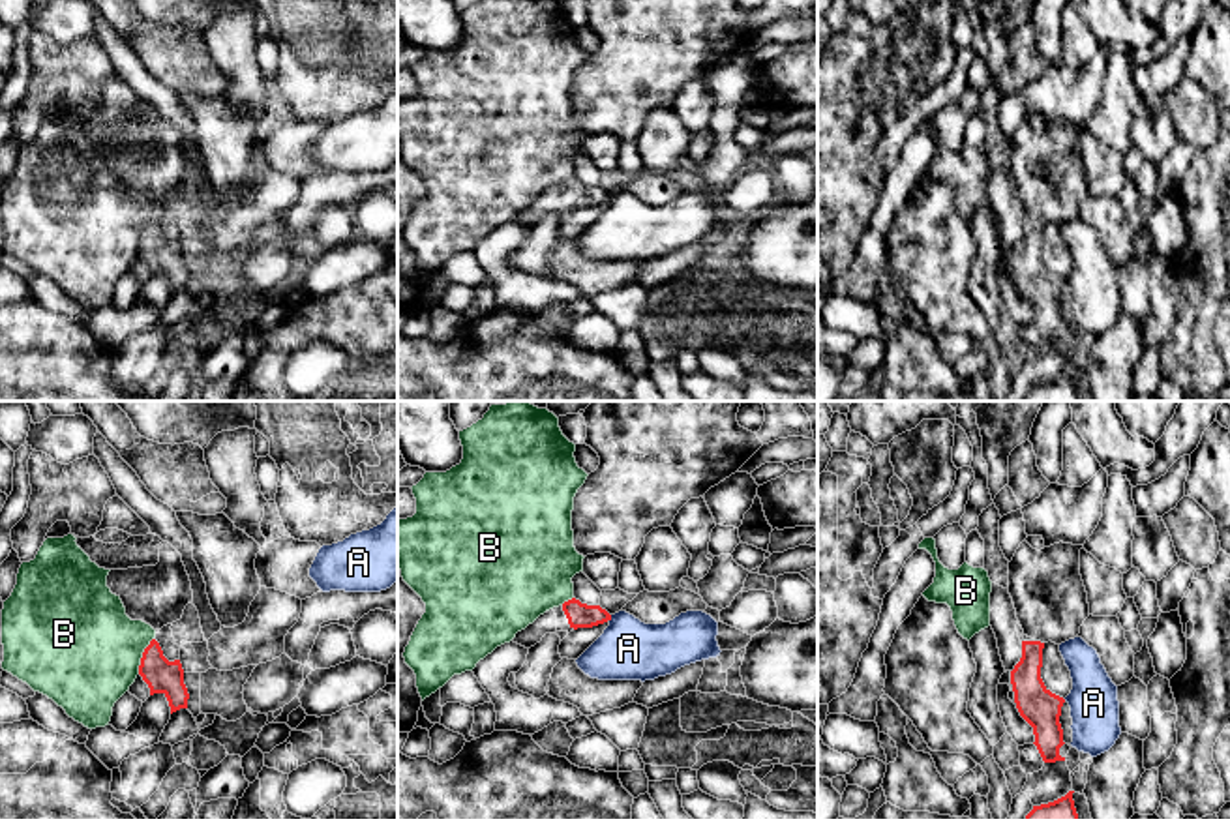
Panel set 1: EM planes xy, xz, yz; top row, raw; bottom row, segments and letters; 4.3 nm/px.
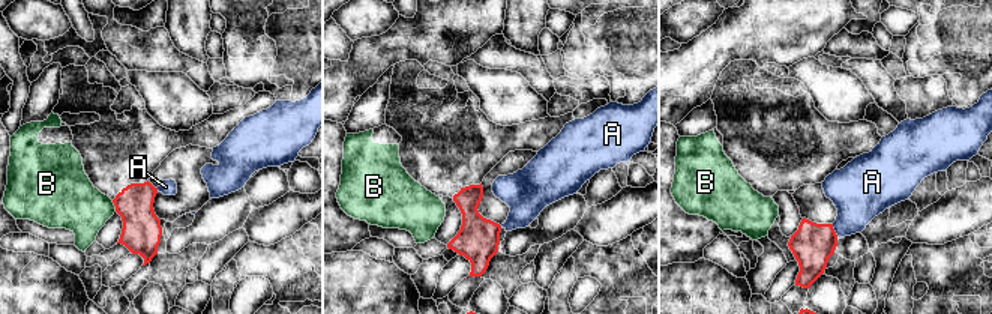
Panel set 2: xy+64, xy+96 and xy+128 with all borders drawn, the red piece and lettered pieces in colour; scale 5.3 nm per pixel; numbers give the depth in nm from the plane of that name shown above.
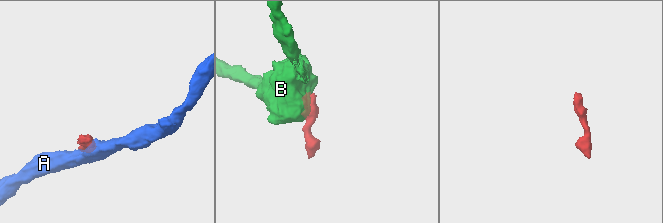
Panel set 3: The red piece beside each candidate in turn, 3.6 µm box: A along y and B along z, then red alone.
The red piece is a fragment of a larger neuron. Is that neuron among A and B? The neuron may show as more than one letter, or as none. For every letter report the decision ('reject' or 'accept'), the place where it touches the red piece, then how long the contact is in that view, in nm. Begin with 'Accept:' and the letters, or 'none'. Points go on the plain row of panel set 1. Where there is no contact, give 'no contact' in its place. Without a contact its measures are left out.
Accept: none
A: reject | xz (610, 199) | 30 nm
B: reject | xy (143, 237) | 170 nm

